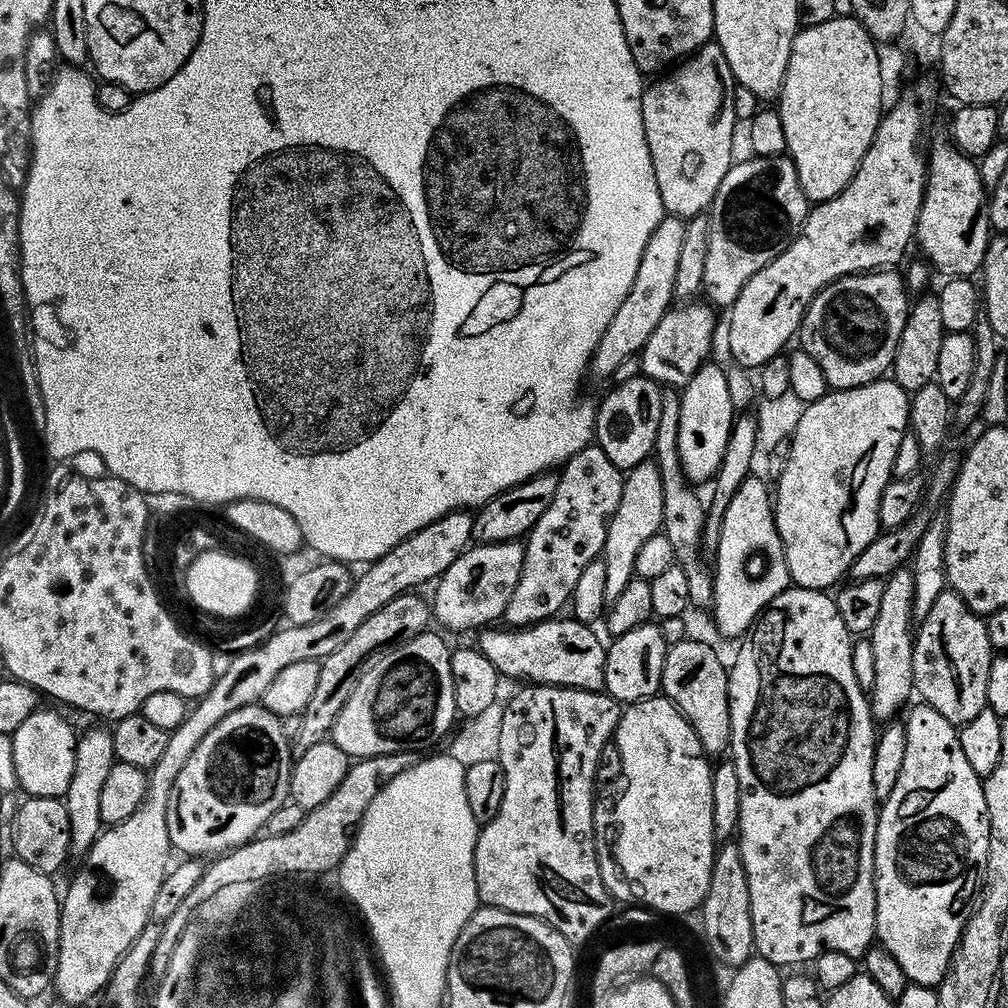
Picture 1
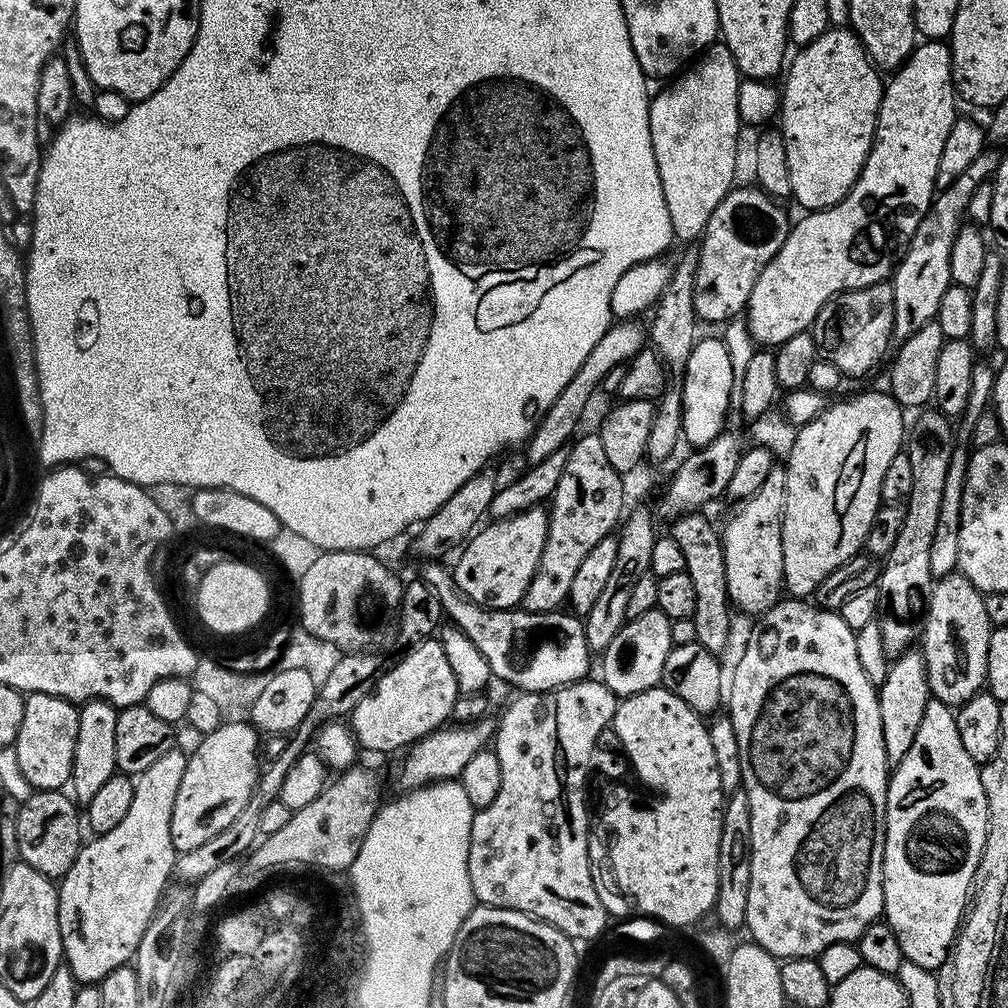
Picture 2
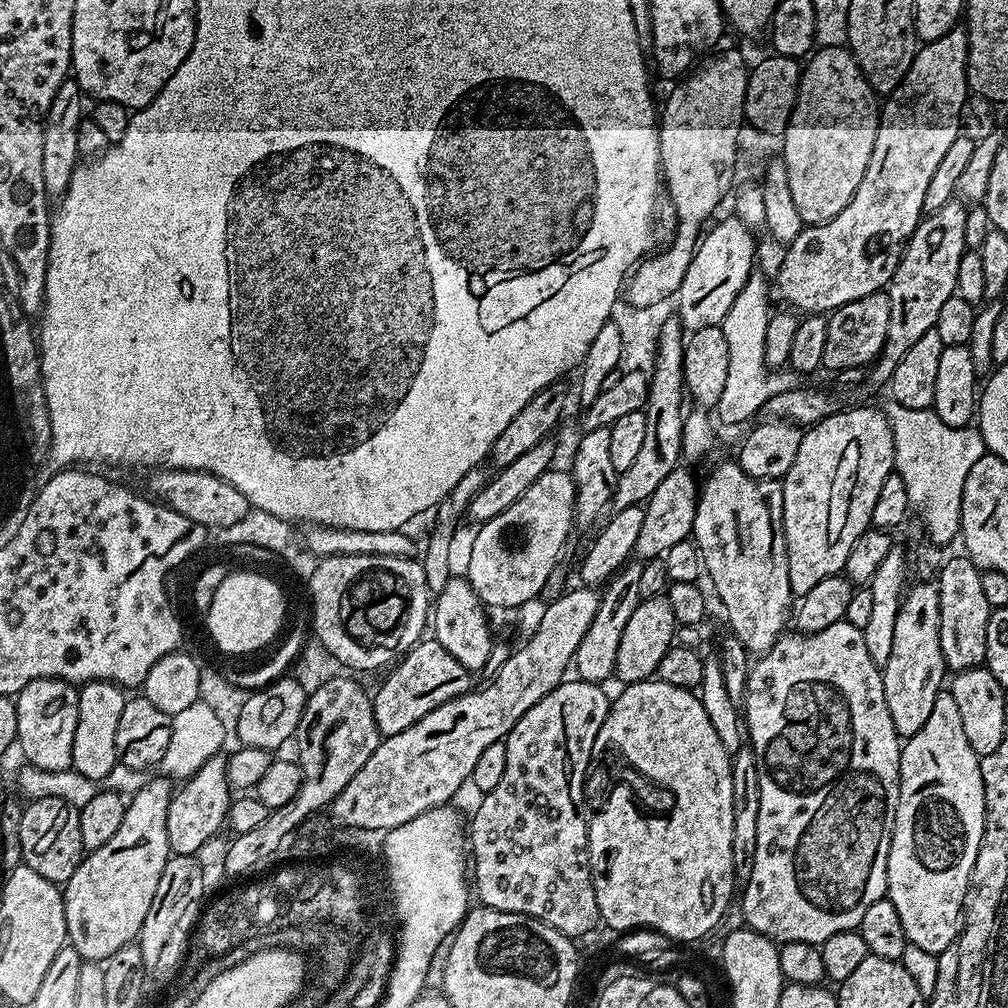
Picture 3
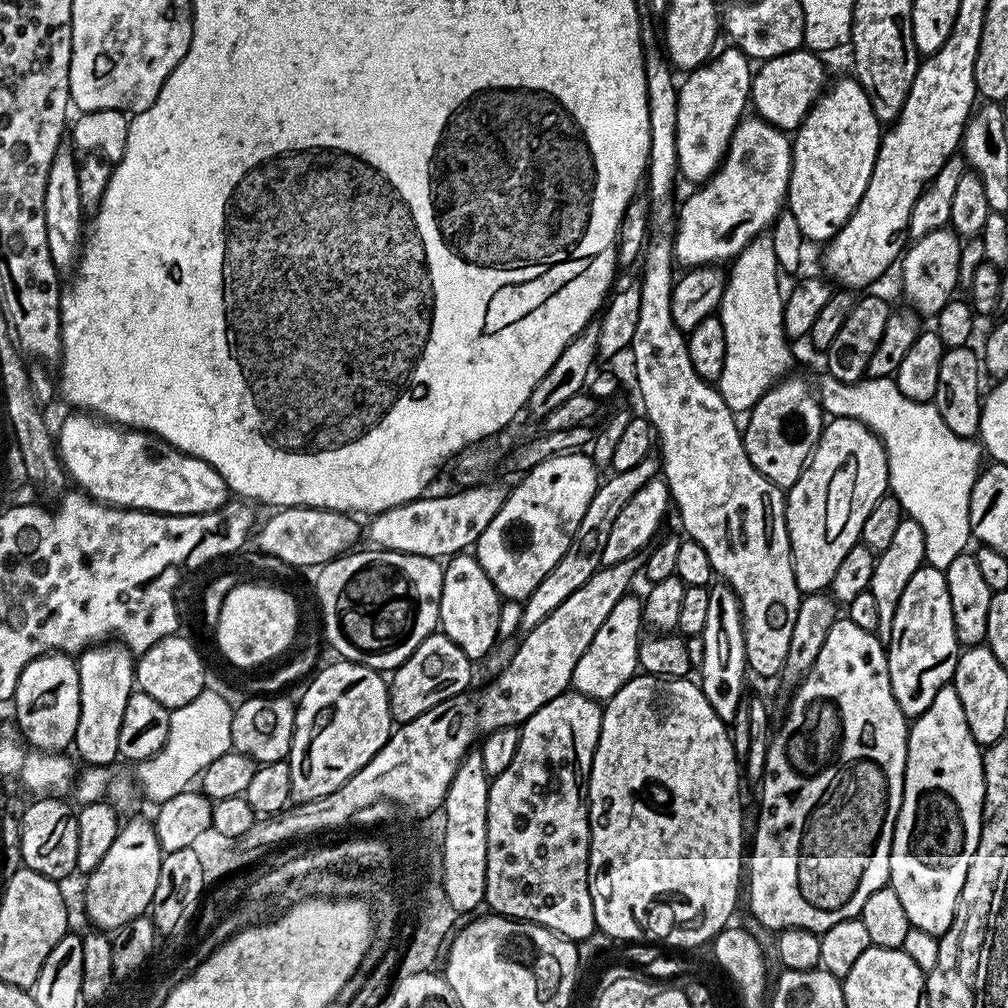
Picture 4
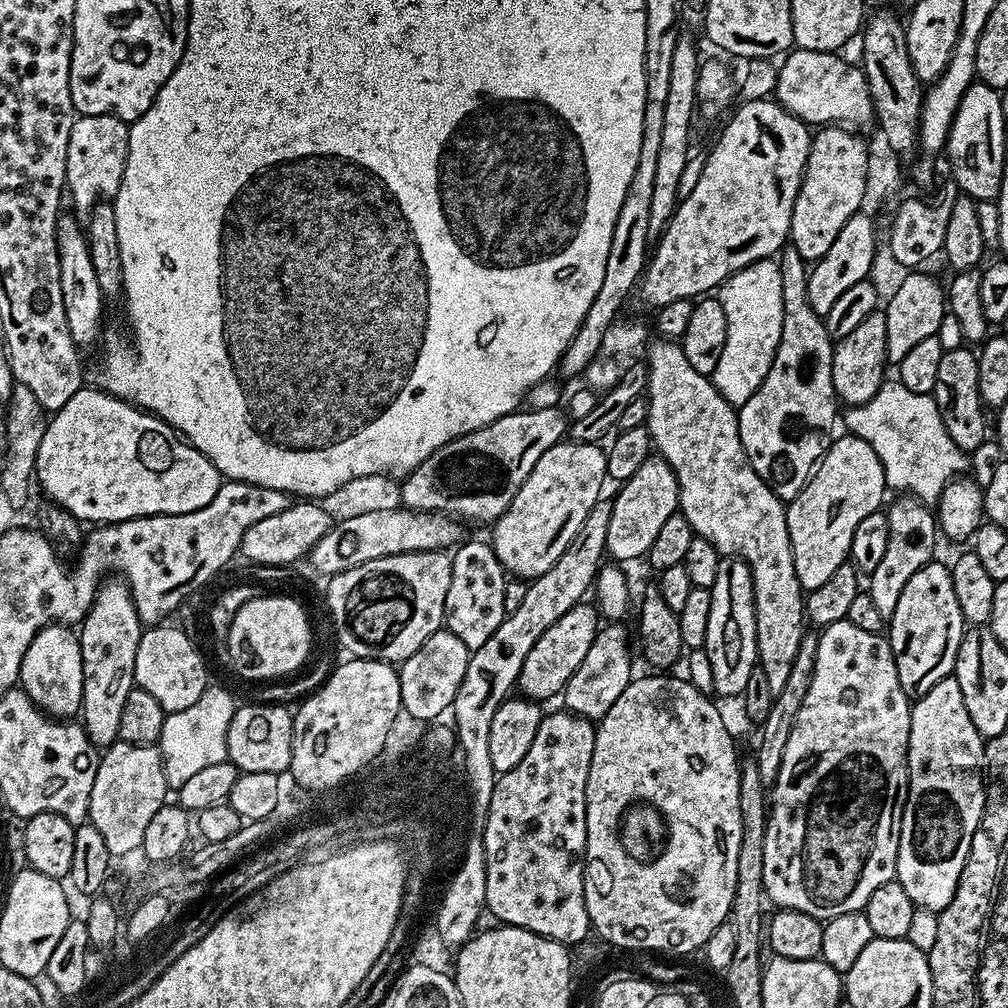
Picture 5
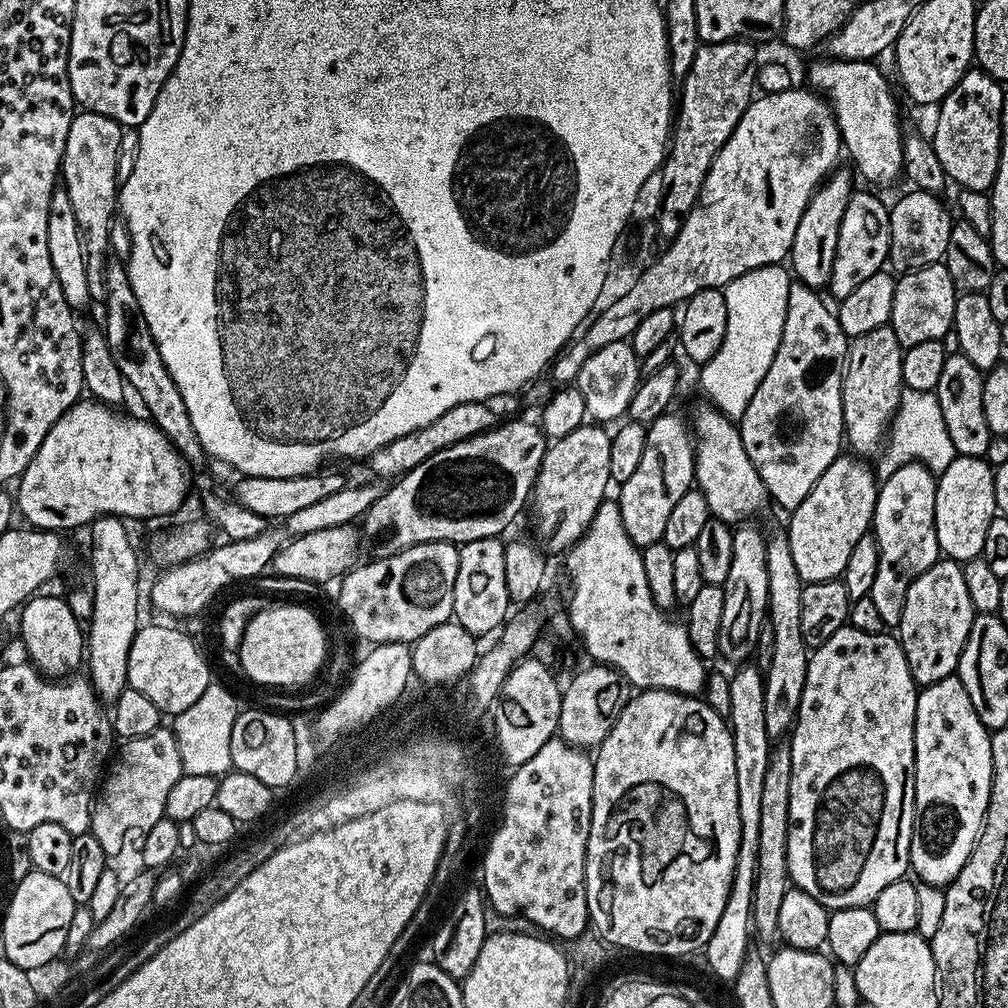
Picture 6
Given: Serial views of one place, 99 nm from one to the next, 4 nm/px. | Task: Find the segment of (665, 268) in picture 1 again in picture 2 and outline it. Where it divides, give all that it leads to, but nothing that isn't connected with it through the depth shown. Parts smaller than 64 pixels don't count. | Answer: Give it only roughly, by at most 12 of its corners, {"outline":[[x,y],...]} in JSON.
{"outline":[[636,322],[613,323],[528,438],[527,463],[577,435],[606,374],[645,344]]}

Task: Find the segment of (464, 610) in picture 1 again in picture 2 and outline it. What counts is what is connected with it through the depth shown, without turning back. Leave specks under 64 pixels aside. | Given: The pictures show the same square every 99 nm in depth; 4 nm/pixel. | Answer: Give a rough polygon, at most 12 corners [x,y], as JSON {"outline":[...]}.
{"outline":[[537,506],[488,523],[451,569],[484,609],[523,601],[546,546]]}

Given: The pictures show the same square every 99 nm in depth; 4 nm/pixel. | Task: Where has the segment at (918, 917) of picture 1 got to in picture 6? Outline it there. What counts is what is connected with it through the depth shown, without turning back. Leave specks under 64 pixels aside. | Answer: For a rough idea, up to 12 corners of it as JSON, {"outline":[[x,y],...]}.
{"outline":[[959,675],[917,695],[908,866],[947,886],[992,793]]}

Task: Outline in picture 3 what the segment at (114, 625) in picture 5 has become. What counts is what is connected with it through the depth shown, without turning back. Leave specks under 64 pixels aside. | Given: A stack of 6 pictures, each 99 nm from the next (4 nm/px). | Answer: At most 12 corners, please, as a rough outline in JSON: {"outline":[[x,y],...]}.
{"outline":[[93,680],[79,693],[71,771],[102,782],[117,764],[126,696]]}

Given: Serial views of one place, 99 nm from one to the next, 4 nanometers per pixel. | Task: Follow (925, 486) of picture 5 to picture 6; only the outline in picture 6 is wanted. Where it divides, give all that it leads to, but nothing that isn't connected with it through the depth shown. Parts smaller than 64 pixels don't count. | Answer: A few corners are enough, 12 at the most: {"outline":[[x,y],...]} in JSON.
{"outline":[[904,388],[874,464],[933,474],[956,456],[936,394]]}

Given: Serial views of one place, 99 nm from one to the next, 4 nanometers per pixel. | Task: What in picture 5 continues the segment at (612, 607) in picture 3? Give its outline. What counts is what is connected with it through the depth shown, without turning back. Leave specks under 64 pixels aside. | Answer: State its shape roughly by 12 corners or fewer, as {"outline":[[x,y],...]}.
{"outline":[[608,622],[562,693],[598,722],[634,678],[628,632]]}

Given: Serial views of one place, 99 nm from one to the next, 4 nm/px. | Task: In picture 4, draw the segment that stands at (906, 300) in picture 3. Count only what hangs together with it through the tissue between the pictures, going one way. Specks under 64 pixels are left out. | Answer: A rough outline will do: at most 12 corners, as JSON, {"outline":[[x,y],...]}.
{"outline":[[940,229],[903,253],[903,299],[935,317],[960,281],[961,239]]}

